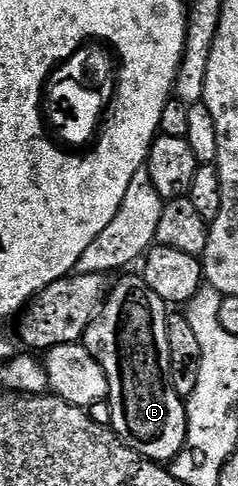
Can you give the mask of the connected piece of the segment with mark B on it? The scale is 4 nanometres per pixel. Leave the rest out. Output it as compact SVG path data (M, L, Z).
M139 274L127 275L123 276L125 279L117 287L115 284L109 290L99 315L88 326L82 342L100 362L108 378L107 403L113 410L111 430L142 458L168 465L188 441L188 409L185 400L174 393L174 385L170 381L170 341L166 341L166 321L170 307Z

